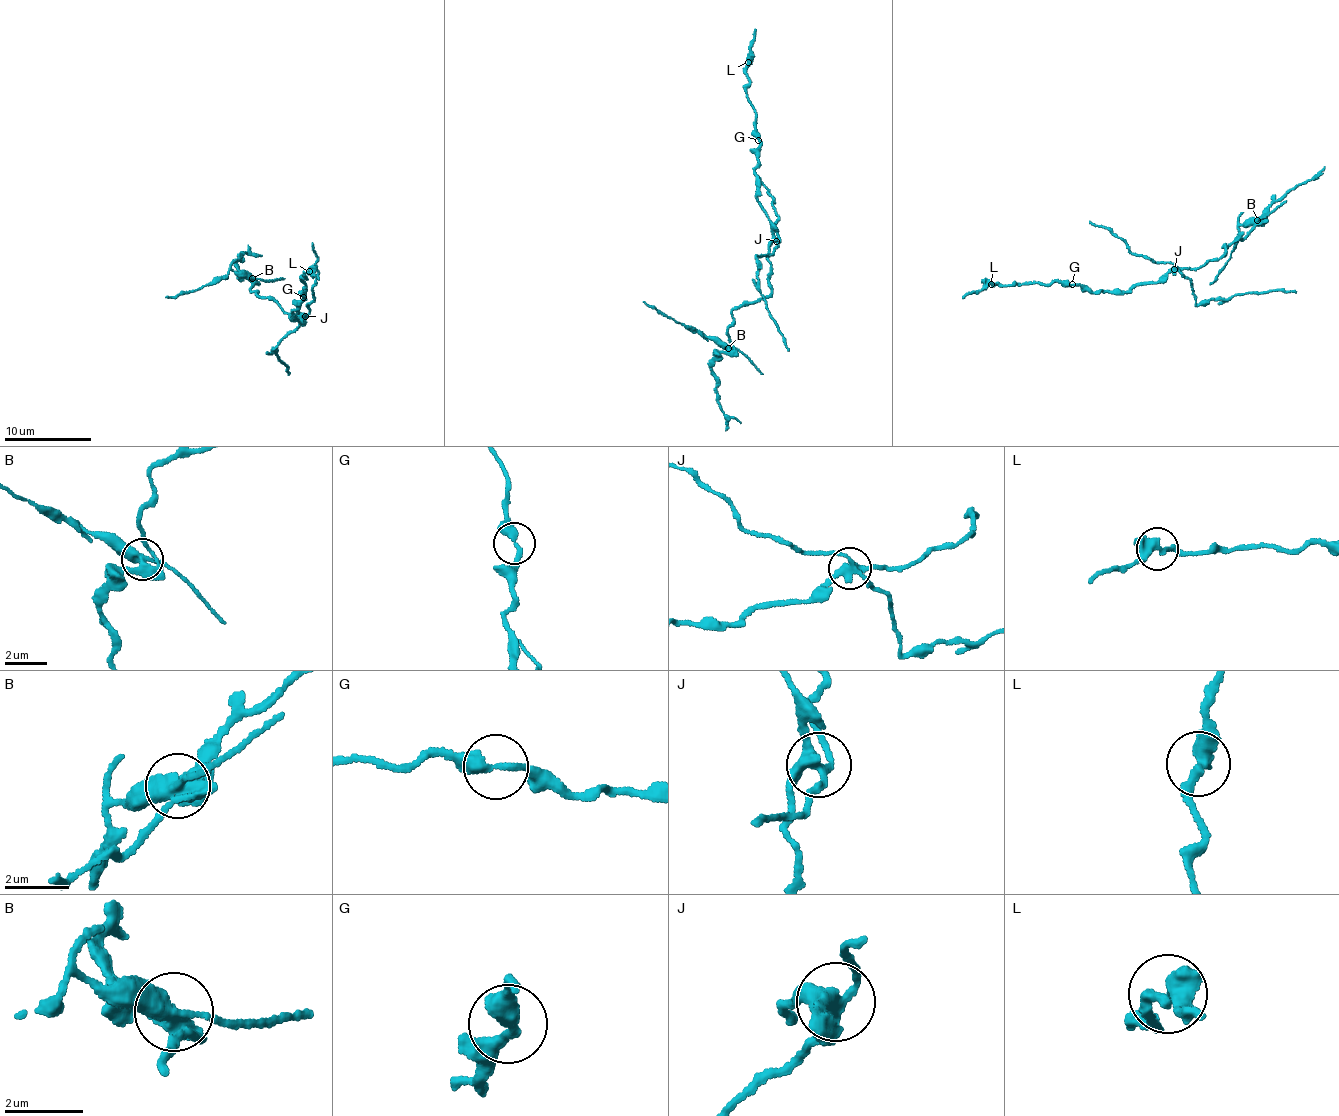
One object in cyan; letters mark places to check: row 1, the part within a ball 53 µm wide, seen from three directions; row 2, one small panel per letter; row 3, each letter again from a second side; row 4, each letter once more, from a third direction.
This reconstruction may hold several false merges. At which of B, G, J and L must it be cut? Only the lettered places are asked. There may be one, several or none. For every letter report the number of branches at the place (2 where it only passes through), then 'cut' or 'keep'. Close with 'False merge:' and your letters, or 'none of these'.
B: 5 branches meet; cut
G: 2 branches meet; keep
J: 4 branches meet; cut
L: 3 branches meet; keep
False merge: B, J

